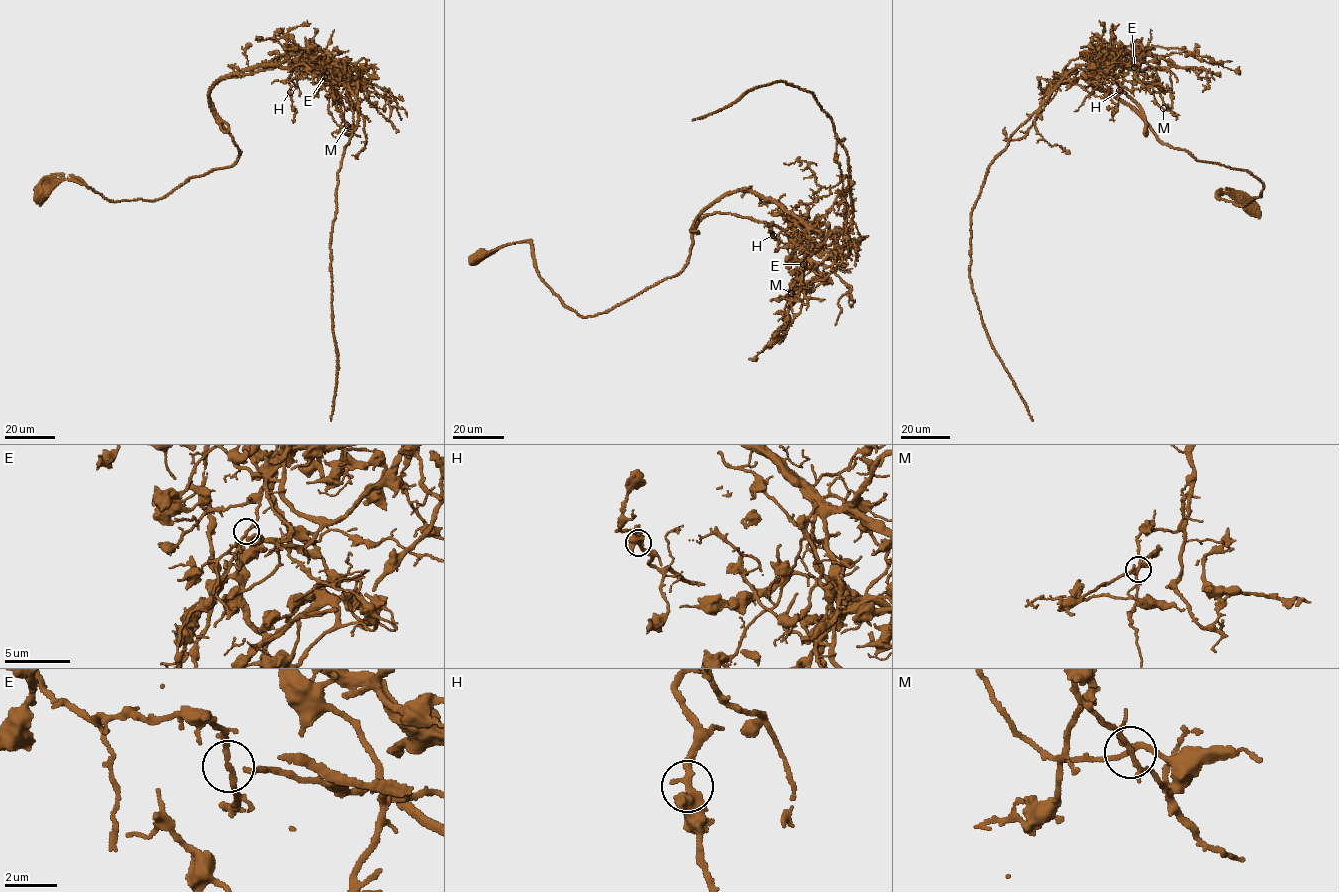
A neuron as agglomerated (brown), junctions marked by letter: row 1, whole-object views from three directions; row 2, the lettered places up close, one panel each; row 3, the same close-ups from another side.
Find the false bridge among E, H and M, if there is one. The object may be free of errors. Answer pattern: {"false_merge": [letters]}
{"false_merge": ["M"]}

